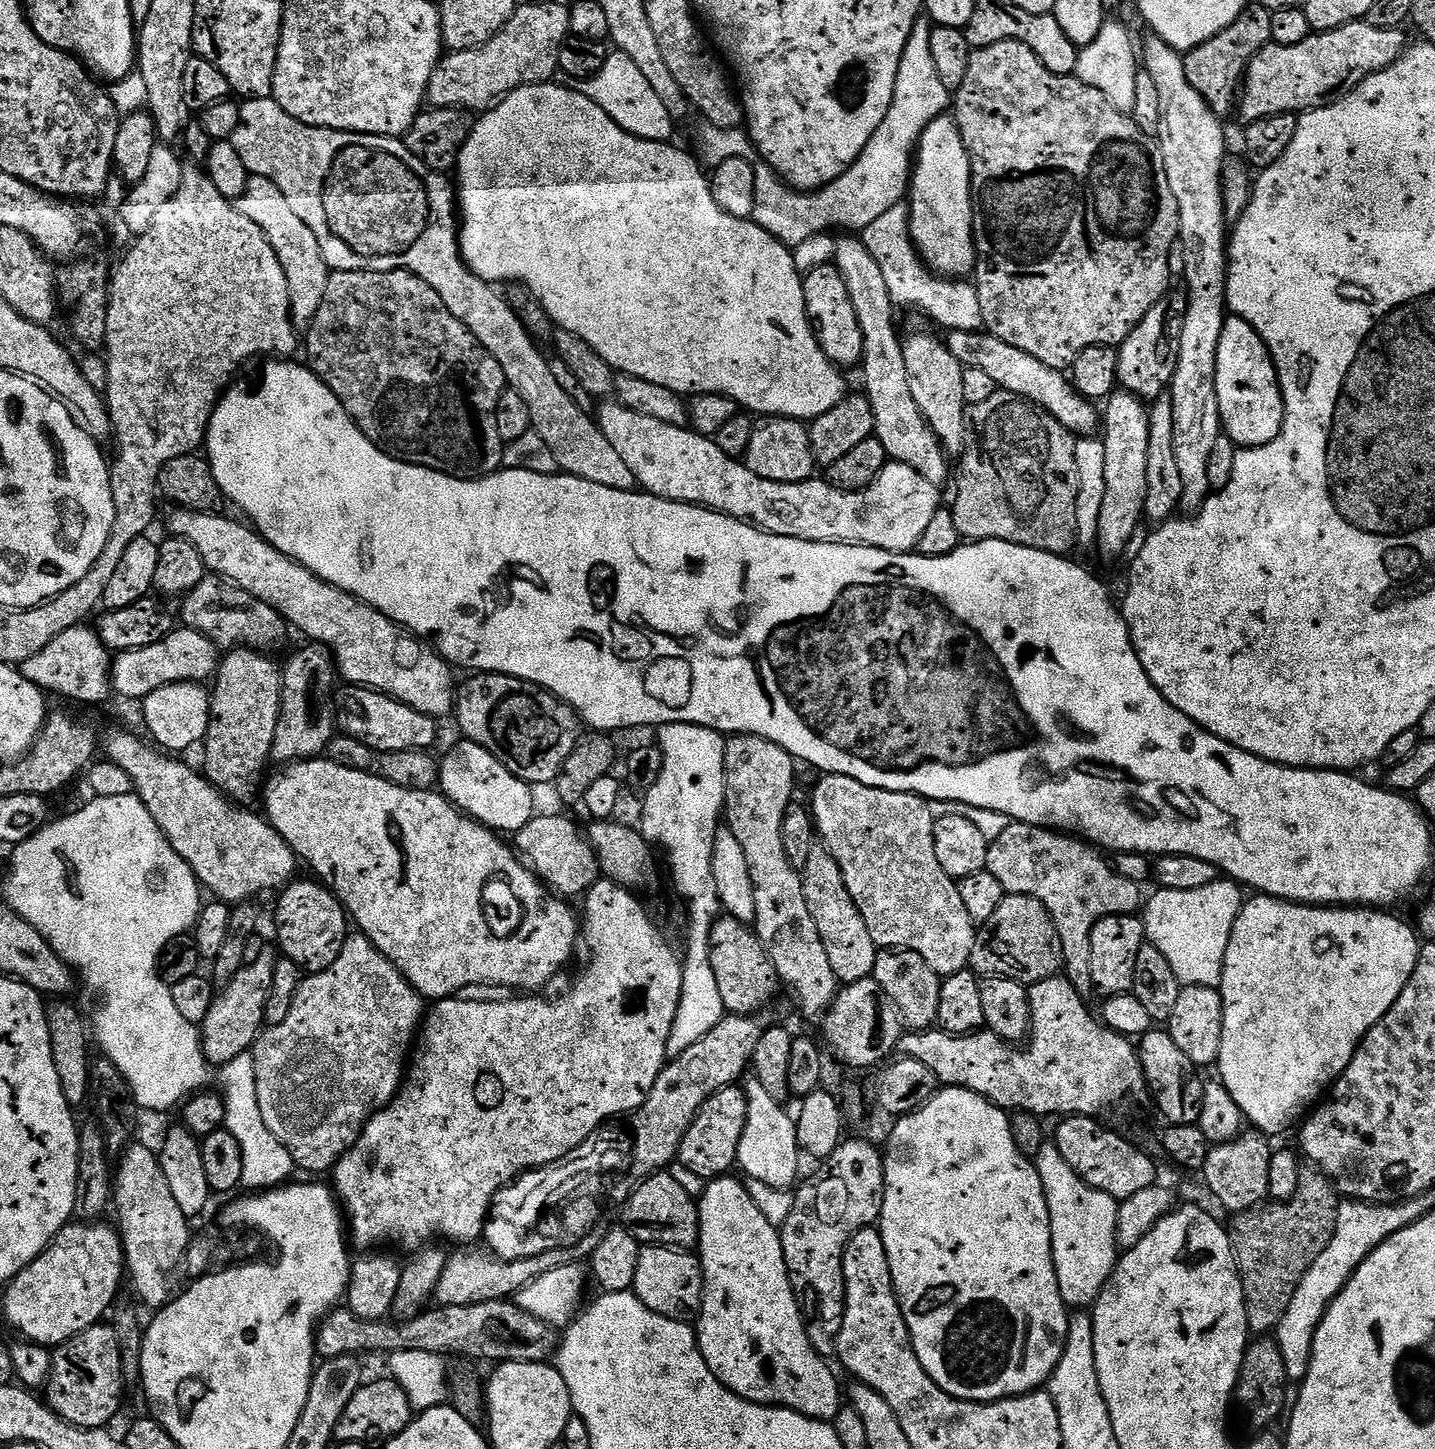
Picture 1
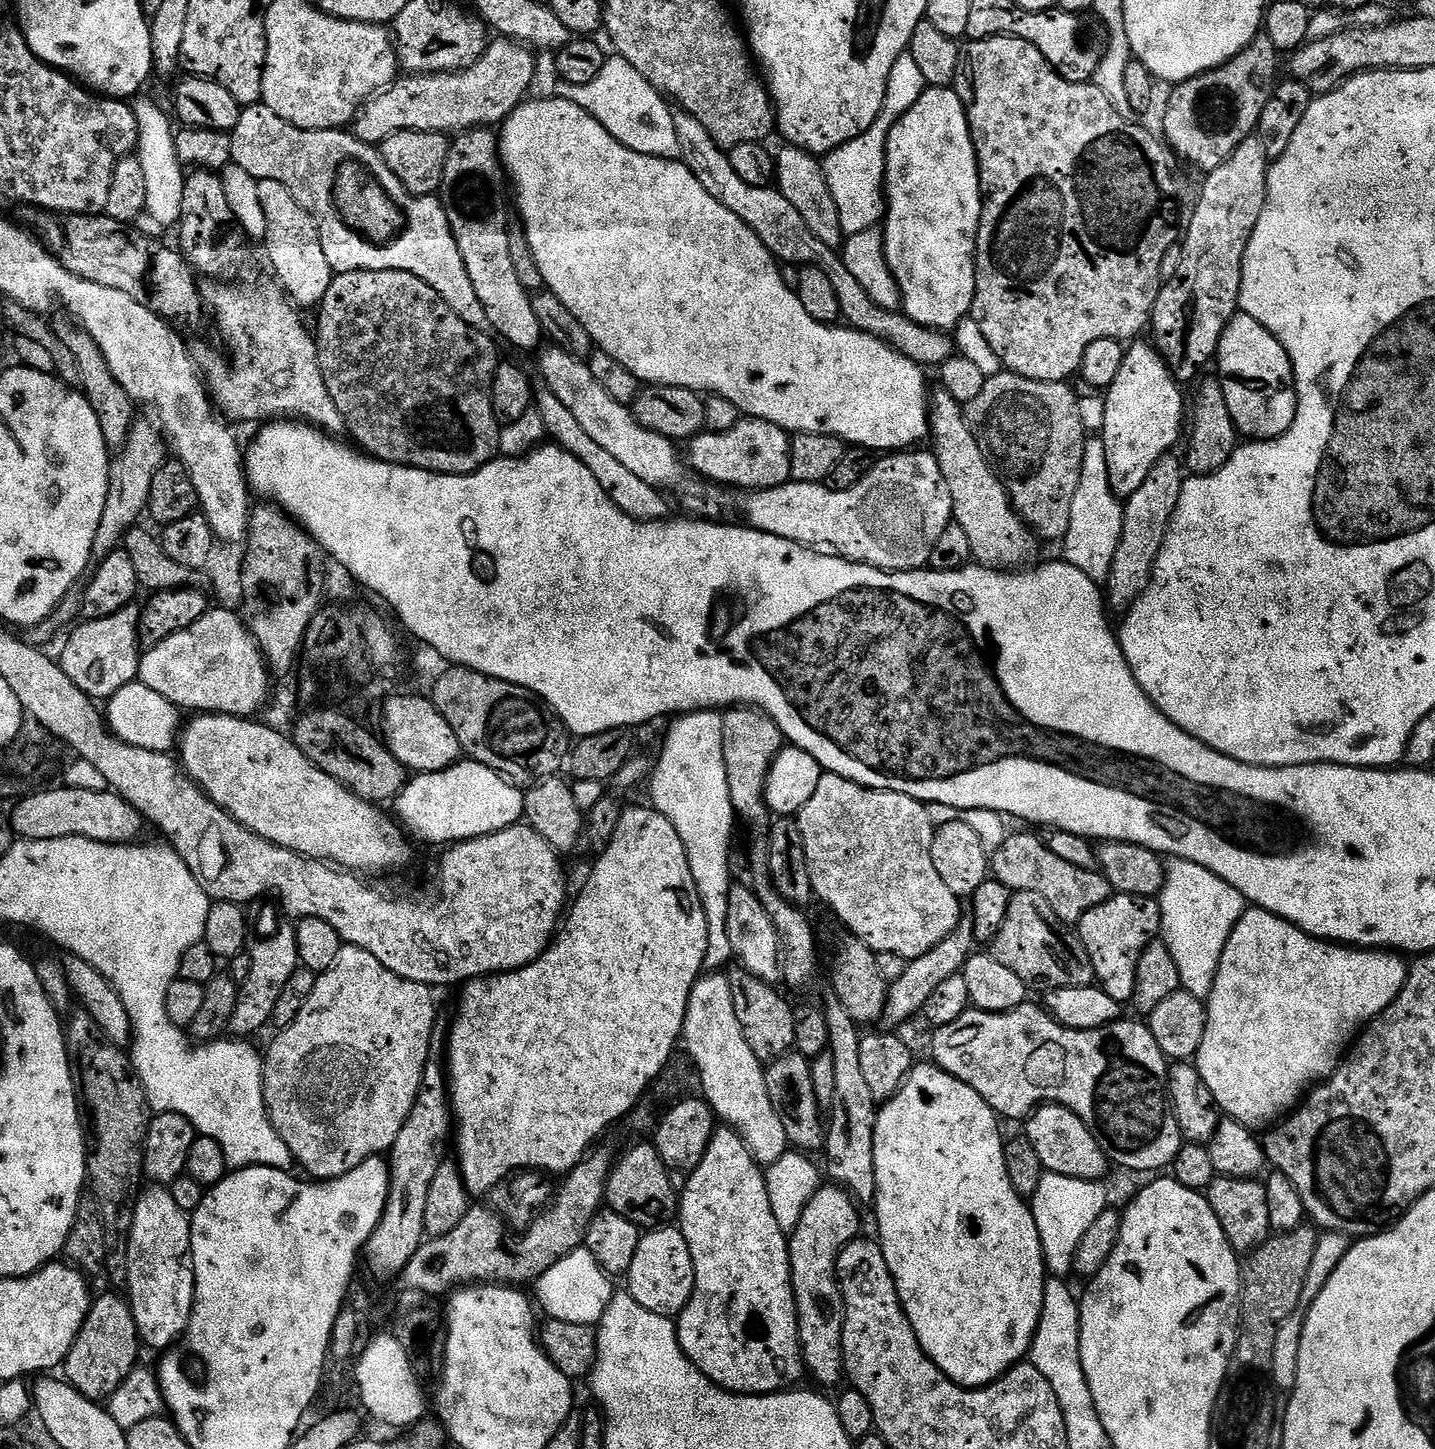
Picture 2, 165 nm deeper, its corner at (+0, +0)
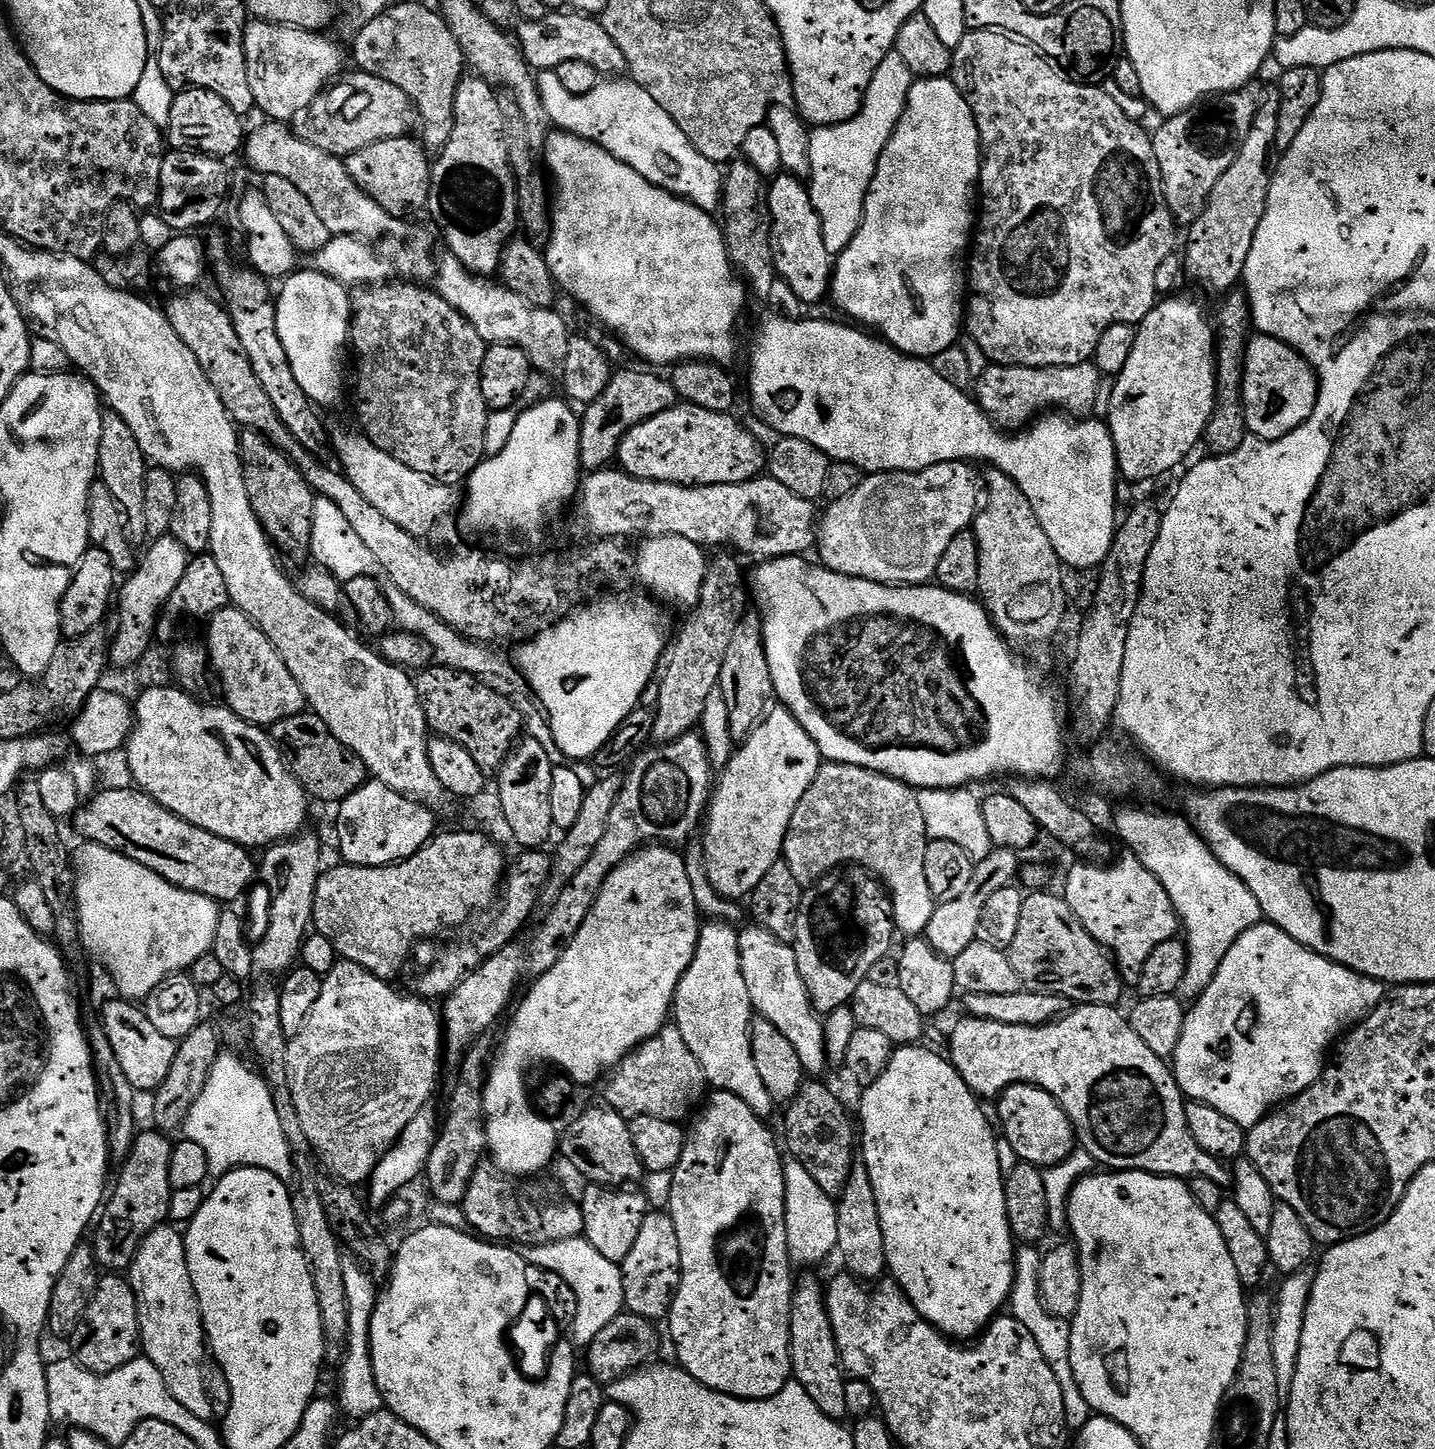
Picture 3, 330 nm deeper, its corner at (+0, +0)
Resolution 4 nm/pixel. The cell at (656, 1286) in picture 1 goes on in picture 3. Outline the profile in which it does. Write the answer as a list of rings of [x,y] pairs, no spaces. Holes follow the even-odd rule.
[[[664,1210],[649,1211],[646,1222],[642,1222],[638,1239],[620,1270],[625,1309],[653,1322],[665,1319],[680,1288],[681,1270],[682,1250],[678,1246],[678,1230],[674,1230],[671,1215]]]

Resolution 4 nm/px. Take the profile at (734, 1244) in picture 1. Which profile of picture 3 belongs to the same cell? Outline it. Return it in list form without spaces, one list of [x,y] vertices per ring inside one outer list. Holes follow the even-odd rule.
[[[713,1091],[703,1105],[704,1113],[695,1117],[696,1125],[687,1133],[684,1141],[682,1158],[677,1162],[672,1177],[674,1190],[670,1194],[667,1211],[674,1222],[674,1230],[678,1230],[678,1246],[682,1250],[682,1270],[680,1271],[680,1288],[672,1300],[666,1324],[672,1335],[672,1344],[676,1347],[675,1359],[679,1367],[692,1375],[702,1386],[710,1390],[718,1390],[722,1394],[737,1396],[743,1400],[765,1400],[788,1384],[792,1376],[792,1355],[790,1354],[790,1314],[792,1313],[792,1293],[794,1291],[794,1265],[788,1257],[788,1239],[786,1238],[786,1182],[784,1181],[784,1160],[776,1149],[776,1140],[767,1128],[765,1121],[742,1098],[729,1092]]]

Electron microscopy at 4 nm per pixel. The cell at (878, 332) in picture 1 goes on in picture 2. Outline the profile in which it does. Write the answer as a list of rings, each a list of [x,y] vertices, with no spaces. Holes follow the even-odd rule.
[[[784,147],[786,148],[781,152],[775,153],[775,183],[780,193],[786,198],[786,202],[790,202],[790,206],[794,206],[794,210],[798,210],[798,214],[802,214],[806,226],[810,226],[810,231],[821,242],[826,242],[826,246],[831,248],[839,249],[846,237],[842,230],[842,218],[838,218],[838,206],[834,202],[834,194],[830,194],[828,179],[824,177],[823,163],[804,148]]]

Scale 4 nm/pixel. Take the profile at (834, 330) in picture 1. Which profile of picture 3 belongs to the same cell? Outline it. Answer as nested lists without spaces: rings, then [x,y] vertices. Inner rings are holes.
[[[781,174],[771,177],[766,188],[768,209],[772,215],[772,237],[770,246],[774,254],[774,267],[779,279],[784,280],[797,294],[804,306],[816,304],[819,300],[827,301],[832,291],[832,269],[834,258],[826,250],[826,241],[822,239],[822,222],[820,215],[812,205],[812,194],[809,185],[801,177]]]

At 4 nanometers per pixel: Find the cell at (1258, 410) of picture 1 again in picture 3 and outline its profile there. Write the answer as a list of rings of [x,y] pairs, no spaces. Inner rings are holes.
[[[1253,335],[1248,342],[1246,362],[1244,363],[1244,381],[1242,398],[1246,410],[1246,428],[1257,440],[1281,440],[1286,438],[1298,426],[1302,426],[1314,414],[1320,383],[1316,381],[1316,369],[1311,368],[1307,360],[1286,342],[1273,336]]]

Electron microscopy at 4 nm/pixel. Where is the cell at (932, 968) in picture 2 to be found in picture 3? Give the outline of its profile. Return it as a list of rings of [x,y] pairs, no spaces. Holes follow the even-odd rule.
[[[993,847],[992,853],[976,864],[972,881],[970,886],[966,886],[966,891],[950,902],[936,905],[934,918],[930,918],[930,926],[926,933],[926,938],[935,952],[954,958],[958,954],[962,954],[962,950],[966,950],[966,946],[970,946],[977,940],[978,922],[982,918],[982,910],[985,909],[986,902],[998,890],[1013,887],[1017,883],[1022,869],[1020,858],[1022,856],[1019,851]]]

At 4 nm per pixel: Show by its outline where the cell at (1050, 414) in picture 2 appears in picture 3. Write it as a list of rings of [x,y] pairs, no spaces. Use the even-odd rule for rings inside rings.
[[[1092,362],[1078,366],[1054,366],[1053,368],[1007,368],[1004,364],[992,364],[981,376],[975,377],[974,399],[983,412],[991,418],[993,424],[1004,430],[1020,430],[1037,414],[1048,410],[1043,410],[1043,408],[1048,408],[1051,404],[1056,407],[1053,409],[1073,418],[1087,417],[1091,413],[1088,411],[1095,406],[1096,399],[1100,396],[1100,380],[1102,381],[1102,373]]]

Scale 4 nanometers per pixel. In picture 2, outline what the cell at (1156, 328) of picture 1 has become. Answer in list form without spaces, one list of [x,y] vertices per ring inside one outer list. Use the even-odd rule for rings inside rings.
[[[1253,134],[1246,138],[1246,142],[1242,142],[1242,146],[1238,146],[1238,150],[1234,150],[1234,154],[1230,154],[1230,158],[1226,158],[1226,162],[1222,162],[1222,166],[1203,177],[1204,185],[1196,200],[1196,209],[1189,220],[1187,217],[1182,232],[1182,262],[1178,266],[1178,274],[1173,280],[1163,281],[1150,321],[1151,343],[1181,385],[1191,385],[1205,371],[1203,368],[1215,361],[1222,334],[1230,318],[1238,311],[1242,262],[1246,258],[1246,246],[1254,234],[1254,226],[1258,226],[1258,218],[1262,218],[1262,206],[1266,206],[1269,167],[1266,150]]]

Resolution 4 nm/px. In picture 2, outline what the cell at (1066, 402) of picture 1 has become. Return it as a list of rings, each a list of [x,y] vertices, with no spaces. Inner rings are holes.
[[[683,110],[673,111],[672,117],[674,128],[678,130],[682,162],[690,170],[690,174],[694,174],[698,182],[702,182],[706,194],[718,198],[718,202],[722,202],[726,210],[738,214],[738,218],[742,218],[742,222],[746,222],[746,226],[750,226],[750,230],[754,230],[754,234],[762,238],[766,250],[770,250],[770,254],[776,257],[777,261],[821,268],[830,278],[830,283],[834,285],[834,294],[838,294],[841,317],[851,327],[857,332],[865,332],[886,342],[891,348],[921,366],[929,366],[928,364],[939,366],[954,355],[954,340],[947,331],[927,328],[911,320],[903,311],[891,312],[878,306],[878,302],[874,302],[874,298],[870,298],[870,294],[862,290],[858,278],[854,278],[854,274],[846,270],[843,255],[837,249],[826,246],[826,242],[821,242],[810,231],[810,226],[806,226],[802,214],[798,214],[798,210],[794,210],[794,206],[786,202],[779,187],[759,188],[742,182],[742,178],[738,178],[738,174],[735,173],[734,166],[730,166],[728,152],[717,146],[714,138],[710,138],[710,134],[707,133],[706,127],[698,122],[698,118],[692,117],[690,113]]]

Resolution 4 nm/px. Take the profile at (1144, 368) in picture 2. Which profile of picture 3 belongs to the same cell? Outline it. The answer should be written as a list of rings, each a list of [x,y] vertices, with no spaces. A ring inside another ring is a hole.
[[[1172,294],[1161,299],[1156,307],[1146,314],[1146,318],[1136,328],[1134,338],[1134,351],[1130,353],[1130,358],[1126,362],[1126,367],[1114,378],[1116,384],[1112,388],[1112,397],[1108,400],[1108,416],[1106,423],[1116,451],[1116,466],[1119,475],[1125,481],[1137,482],[1136,480],[1156,480],[1159,476],[1164,476],[1167,472],[1172,472],[1192,451],[1196,448],[1196,443],[1200,444],[1204,440],[1204,431],[1207,423],[1210,422],[1210,414],[1214,414],[1214,402],[1216,401],[1216,334],[1213,321],[1204,313],[1204,308],[1196,300],[1191,300],[1188,296]]]

